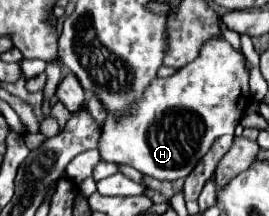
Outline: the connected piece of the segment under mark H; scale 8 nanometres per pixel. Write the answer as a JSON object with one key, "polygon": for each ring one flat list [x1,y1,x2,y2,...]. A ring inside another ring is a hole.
{"polygon":[[224,37,208,39,200,47,200,55,192,63,184,65,166,79,156,77,144,89,144,95,136,99,136,103,132,103,128,111,124,111,124,115,112,115,112,111,108,111,100,135,100,147,98,147,100,157,104,161,130,165,138,169,142,175,150,175,156,179,166,179,166,181,184,179,194,169,194,165,208,153,214,139,234,133,248,103,250,103,248,67,242,51,234,49]]}

